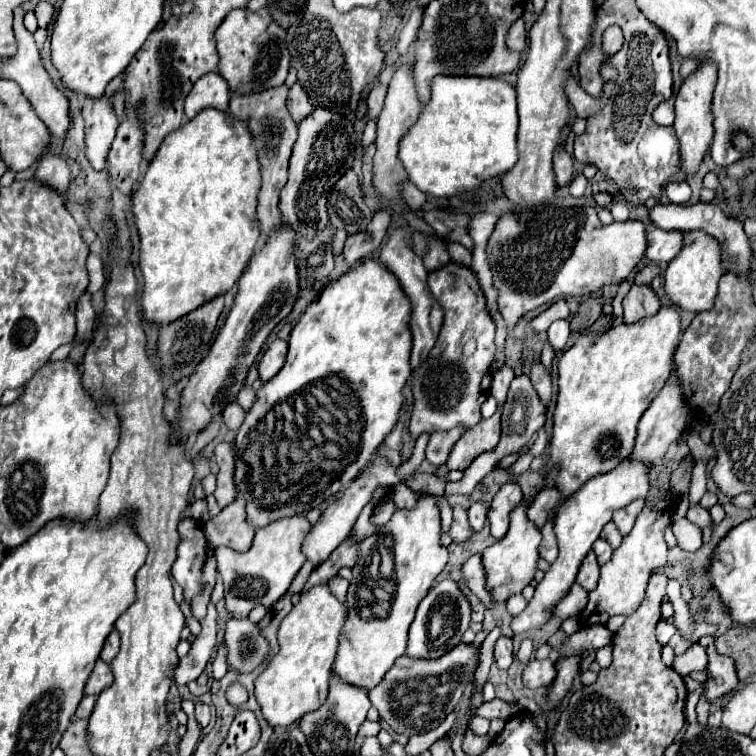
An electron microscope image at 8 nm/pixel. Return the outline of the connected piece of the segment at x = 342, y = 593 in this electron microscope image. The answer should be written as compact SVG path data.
M336 577L336 579L328 581L328 585L330 585L332 593L334 593L334 595L336 595L340 601L346 601L346 591L348 591L348 581L346 581L346 579Z

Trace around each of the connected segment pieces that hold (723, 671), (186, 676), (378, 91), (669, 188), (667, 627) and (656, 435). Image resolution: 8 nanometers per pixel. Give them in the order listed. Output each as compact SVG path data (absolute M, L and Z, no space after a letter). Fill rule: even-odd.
M702 639L700 645L706 649L708 653L708 681L699 683L689 676L684 677L684 683L687 691L696 691L702 689L702 695L708 703L716 701L722 695L728 695L730 691L734 691L738 687L738 677L734 671L734 661L730 657L722 657L716 653L714 649L714 641L712 639Z
M208 603L208 613L202 621L202 633L194 639L188 655L184 659L180 659L180 663L176 667L176 675L174 675L176 685L186 685L204 671L204 667L212 657L216 643L218 643L216 619L218 619L218 611L216 611L214 603Z
M374 85L368 93L368 115L370 117L378 117L382 103L386 97L386 85Z
M680 177L670 179L670 181L666 183L664 191L666 191L666 195L668 195L668 199L670 199L672 203L684 205L684 203L688 203L688 199L690 199L690 187L688 187L688 183L686 183L684 179L680 179Z
M660 620L656 627L656 637L660 643L666 645L676 631L677 629L673 625Z
M672 375L666 385L662 387L660 395L654 399L654 403L646 409L646 413L640 419L638 425L638 439L636 439L636 447L634 453L630 455L630 459L634 461L642 461L642 463L654 463L658 459L662 459L670 447L670 443L678 441L680 435L684 433L684 429L688 427L690 421L690 411L686 409L686 405L682 403L682 395L680 389L676 387L676 377Z

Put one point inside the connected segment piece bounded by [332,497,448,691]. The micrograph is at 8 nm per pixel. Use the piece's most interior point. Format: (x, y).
(369, 647)

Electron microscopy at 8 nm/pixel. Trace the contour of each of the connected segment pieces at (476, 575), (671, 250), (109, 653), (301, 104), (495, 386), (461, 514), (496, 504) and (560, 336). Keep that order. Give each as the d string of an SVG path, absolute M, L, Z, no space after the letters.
M472 555L464 565L462 565L462 573L464 573L464 579L470 587L470 591L474 595L480 597L480 601L484 601L486 605L492 603L492 597L490 597L490 591L486 589L486 579L484 579L484 567L480 565L480 555Z
M650 227L646 257L658 265L668 265L680 253L682 245L684 245L682 231L662 231L658 227Z
M114 629L114 631L108 635L106 643L104 643L104 649L102 649L102 653L100 653L100 659L102 659L104 663L112 663L114 657L118 655L118 647L120 647L120 637L118 637L118 631Z
M296 81L292 87L290 87L290 93L288 93L288 111L290 111L290 115L292 115L292 119L296 121L296 123L300 123L306 115L310 115L312 113L312 103L310 103L310 99L308 99L308 93L300 87L300 83Z
M502 367L496 375L494 375L494 379L492 379L492 387L490 387L490 395L496 399L496 403L498 403L498 409L502 409L504 407L504 401L506 401L506 393L508 393L508 385L510 385L510 381L514 379L514 371L510 369L510 367Z
M454 507L454 521L450 527L450 537L454 539L454 543L464 543L468 541L472 535L472 527L468 523L468 515L464 507Z
M504 483L500 491L494 495L490 511L488 511L494 539L502 539L506 535L508 515L520 501L522 501L522 489L518 487L518 483Z
M562 319L562 321L554 321L548 329L548 343L554 351L560 351L566 347L566 341L568 341L568 335L570 335L570 321L568 319Z

